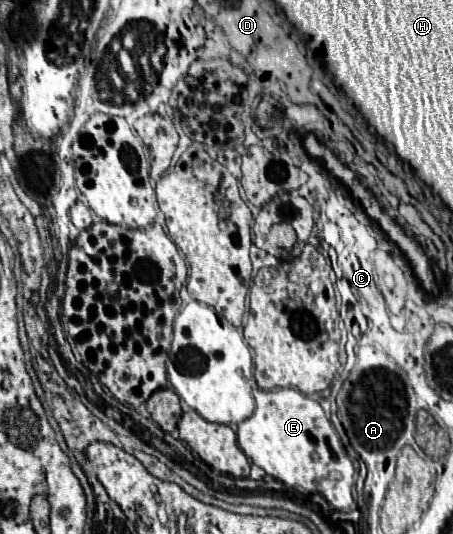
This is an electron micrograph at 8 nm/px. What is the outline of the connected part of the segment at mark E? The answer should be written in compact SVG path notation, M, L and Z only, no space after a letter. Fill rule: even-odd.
M255 389L255 411L239 425L229 425L239 441L239 447L251 463L289 487L303 487L311 493L321 493L333 509L355 509L353 499L353 459L347 455L333 423L321 405L299 389Z

